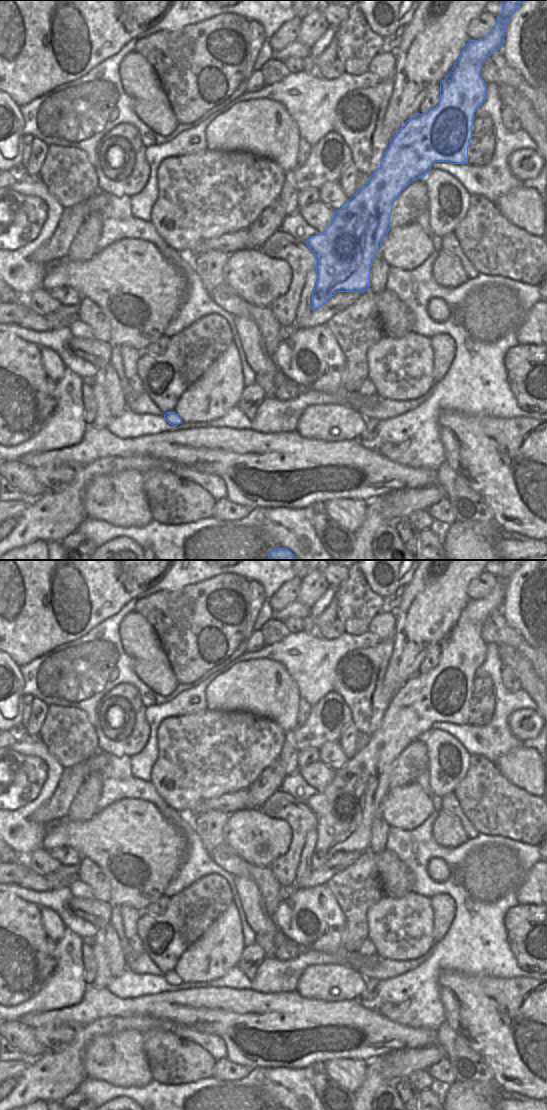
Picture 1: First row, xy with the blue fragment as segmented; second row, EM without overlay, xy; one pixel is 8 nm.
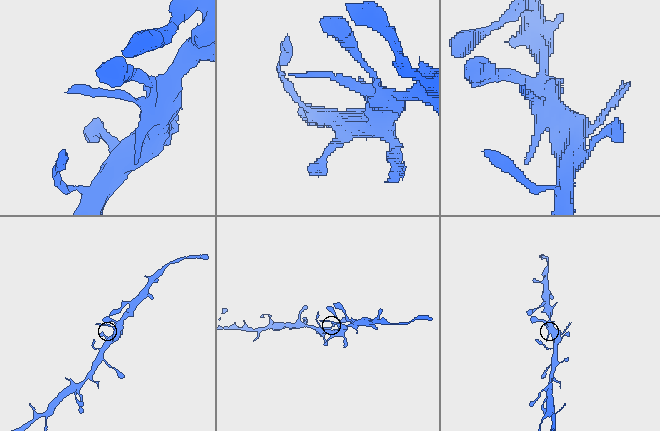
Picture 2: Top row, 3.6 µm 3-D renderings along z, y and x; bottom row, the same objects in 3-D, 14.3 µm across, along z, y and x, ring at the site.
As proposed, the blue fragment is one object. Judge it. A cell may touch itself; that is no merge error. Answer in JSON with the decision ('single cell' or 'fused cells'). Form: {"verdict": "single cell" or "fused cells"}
{"verdict": "single cell"}

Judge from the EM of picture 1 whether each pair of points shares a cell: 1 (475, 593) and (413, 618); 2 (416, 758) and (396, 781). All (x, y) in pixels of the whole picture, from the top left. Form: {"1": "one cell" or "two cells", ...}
{"1": "two cells", "2": "one cell"}

